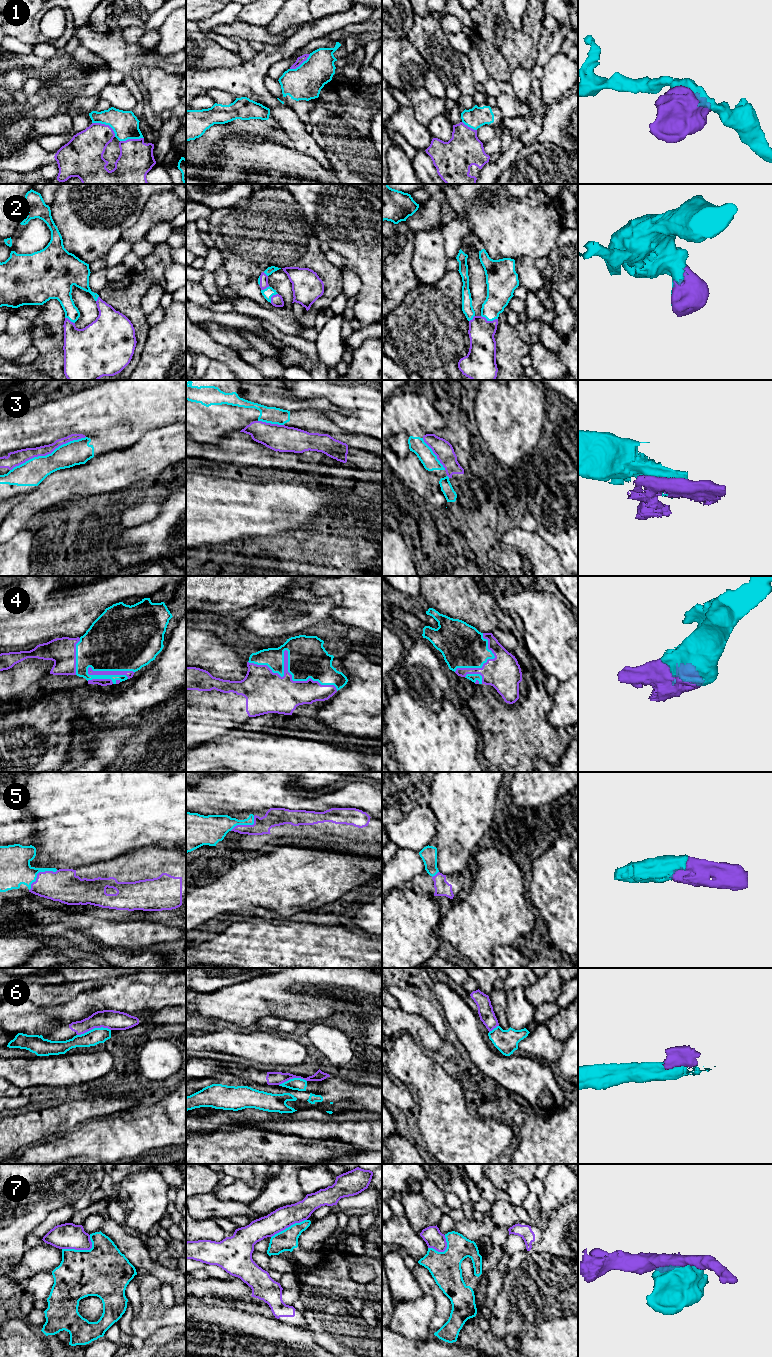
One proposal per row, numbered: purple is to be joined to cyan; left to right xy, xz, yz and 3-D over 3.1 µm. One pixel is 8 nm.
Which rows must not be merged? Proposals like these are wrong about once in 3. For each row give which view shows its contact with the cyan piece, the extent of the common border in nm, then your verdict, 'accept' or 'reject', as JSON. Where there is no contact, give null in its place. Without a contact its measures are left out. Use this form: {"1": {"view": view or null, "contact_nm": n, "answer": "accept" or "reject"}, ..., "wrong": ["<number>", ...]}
{"1": {"view": "xy", "contact_nm": 220, "answer": "reject"}, "2": {"view": "yz", "contact_nm": 140, "answer": "accept"}, "3": {"view": "xy", "contact_nm": 650, "answer": "reject"}, "4": {"view": "xz", "contact_nm": 750, "answer": "accept"}, "5": {"view": "xy", "contact_nm": 280, "answer": "accept"}, "6": {"view": "xy", "contact_nm": 280, "answer": "reject"}, "7": {"view": "xy", "contact_nm": 260, "answer": "reject"}, "wrong": ["1", "3", "6", "7"]}

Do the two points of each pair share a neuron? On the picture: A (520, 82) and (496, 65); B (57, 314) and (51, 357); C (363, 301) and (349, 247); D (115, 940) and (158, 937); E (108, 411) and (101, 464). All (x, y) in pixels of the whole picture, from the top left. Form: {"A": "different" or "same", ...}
{"A": "different", "B": "same", "C": "same", "D": "same", "E": "different"}

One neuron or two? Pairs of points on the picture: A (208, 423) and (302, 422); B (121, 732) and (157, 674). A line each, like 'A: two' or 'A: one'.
A: one
B: two

